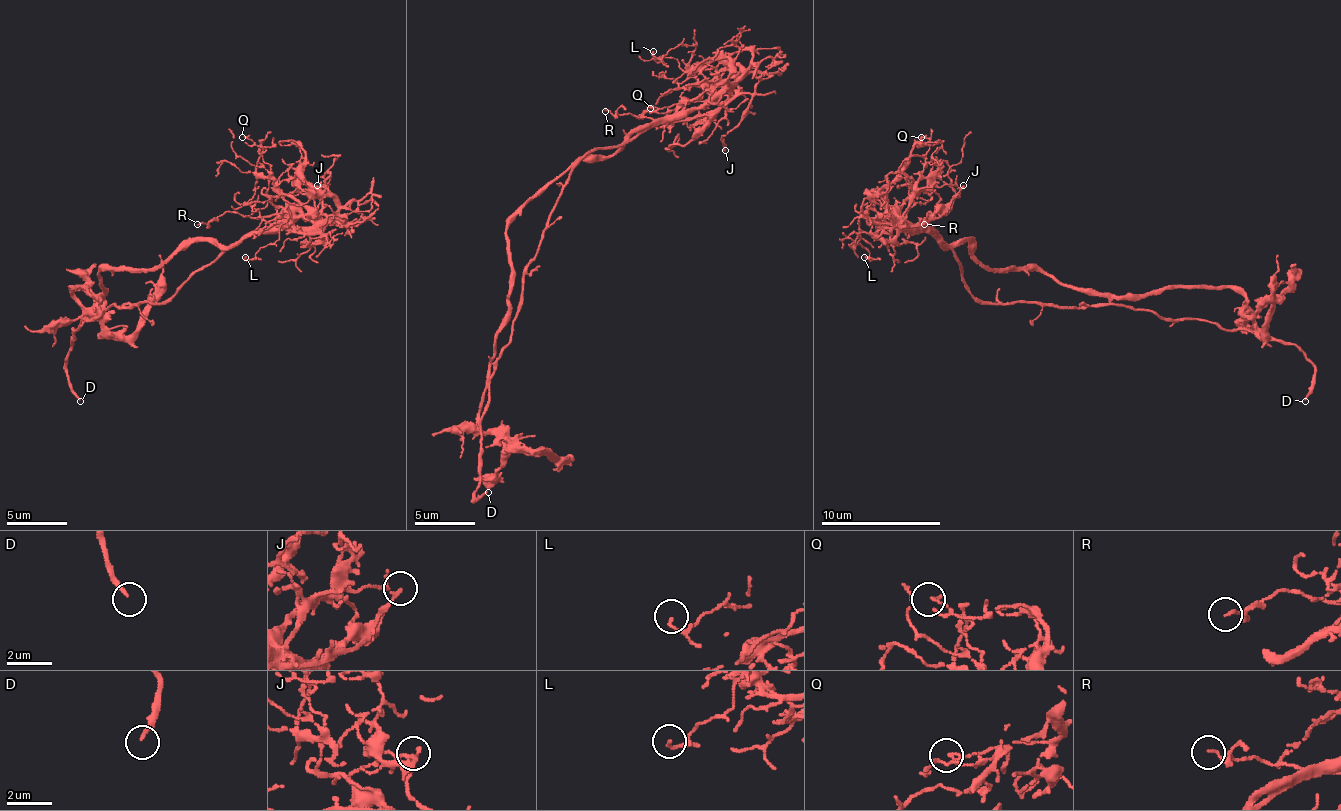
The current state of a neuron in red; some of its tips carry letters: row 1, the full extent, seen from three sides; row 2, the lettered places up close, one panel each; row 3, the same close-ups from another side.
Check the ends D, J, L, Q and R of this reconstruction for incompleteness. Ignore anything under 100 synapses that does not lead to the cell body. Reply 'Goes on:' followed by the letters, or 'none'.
Goes on: D

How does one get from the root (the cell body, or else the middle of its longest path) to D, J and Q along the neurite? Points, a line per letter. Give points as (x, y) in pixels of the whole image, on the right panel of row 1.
D: (1017, 302), (1131, 305), (1170, 320), (1209, 320), (1290, 341), (1314, 368), (1305, 401)
J: (1017, 302), (981, 302), (966, 287), (957, 257), (933, 233), (903, 224), (921, 227), (939, 218), (963, 185)
Q: (1017, 302), (981, 302), (957, 257), (903, 221), (900, 206), (912, 194), (906, 161), (921, 137)

